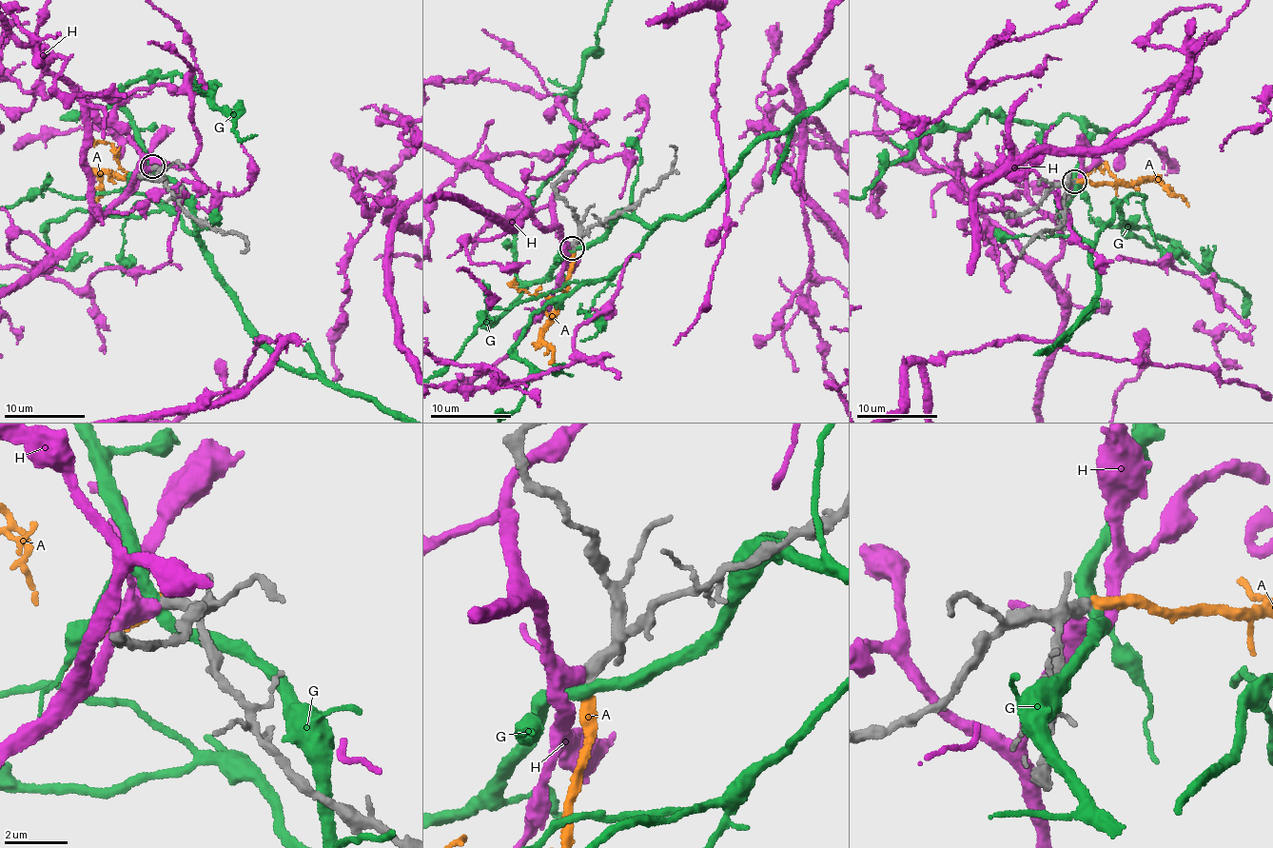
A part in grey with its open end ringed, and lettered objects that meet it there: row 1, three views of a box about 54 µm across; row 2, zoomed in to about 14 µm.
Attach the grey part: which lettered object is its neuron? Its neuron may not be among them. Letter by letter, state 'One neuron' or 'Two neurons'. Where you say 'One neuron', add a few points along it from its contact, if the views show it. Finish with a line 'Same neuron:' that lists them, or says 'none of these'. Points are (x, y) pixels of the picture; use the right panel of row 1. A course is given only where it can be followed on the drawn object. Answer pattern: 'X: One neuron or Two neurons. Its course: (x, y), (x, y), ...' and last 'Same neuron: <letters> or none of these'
A: One neuron. Its course: (1075, 181), (1116, 185), (1154, 179), (1171, 194), (1181, 195), (1188, 206)
G: Two neurons
H: Two neurons
Same neuron: A

